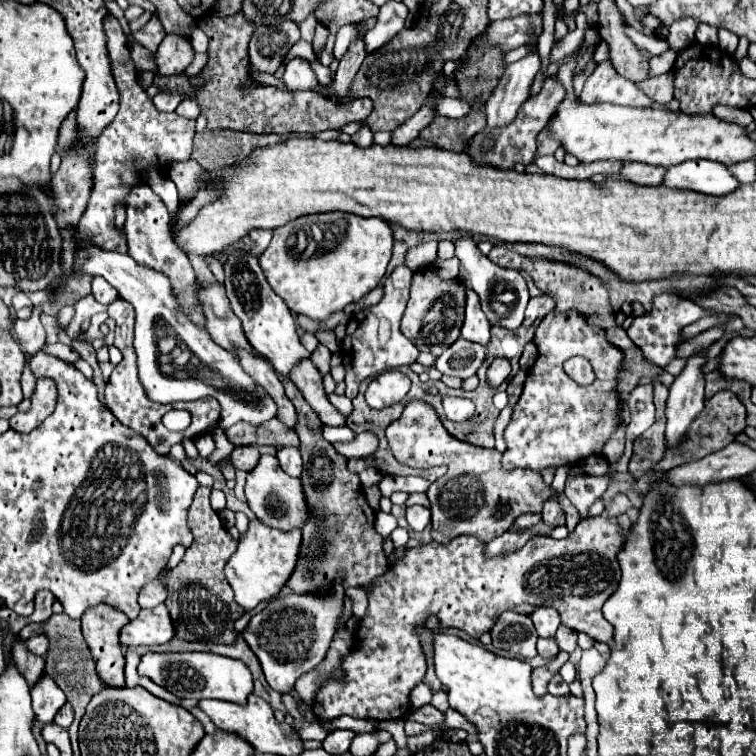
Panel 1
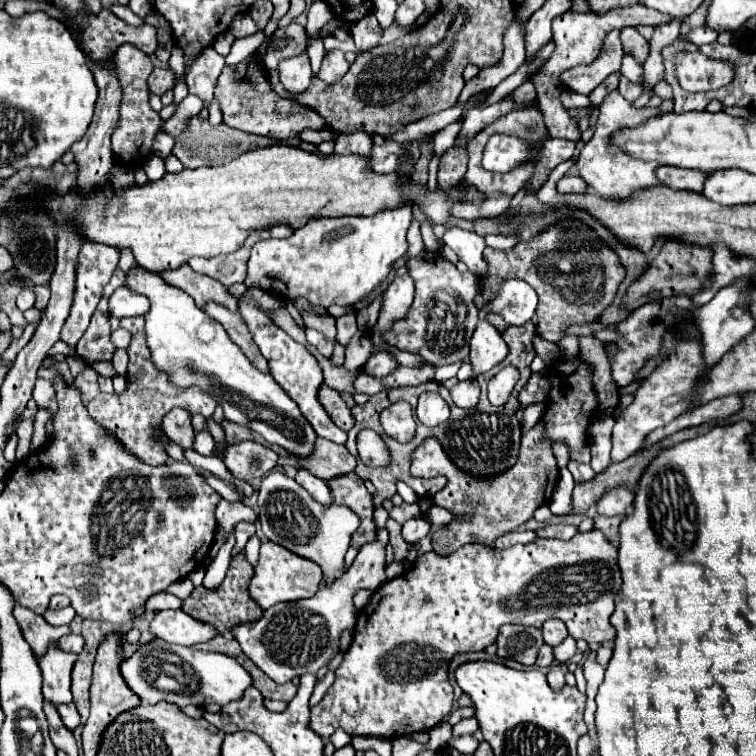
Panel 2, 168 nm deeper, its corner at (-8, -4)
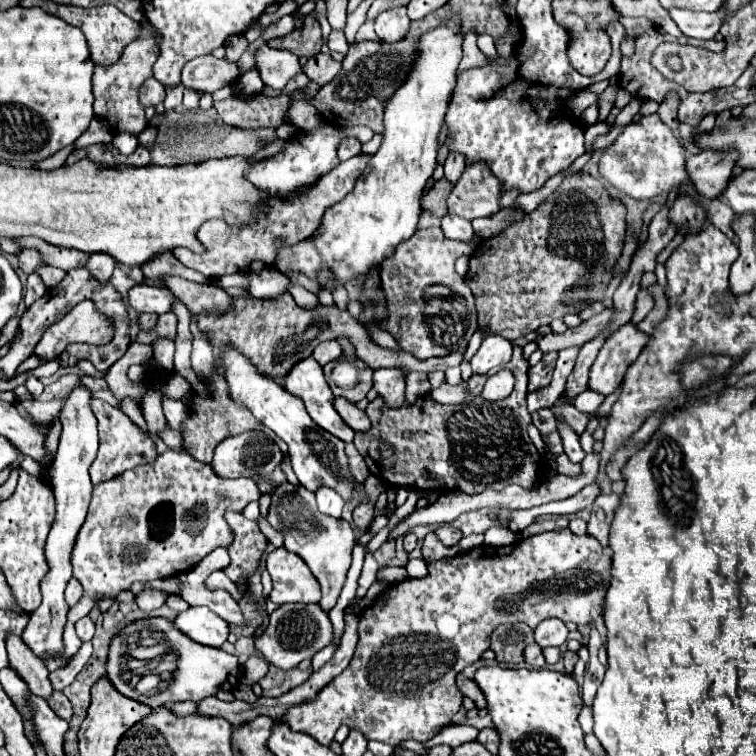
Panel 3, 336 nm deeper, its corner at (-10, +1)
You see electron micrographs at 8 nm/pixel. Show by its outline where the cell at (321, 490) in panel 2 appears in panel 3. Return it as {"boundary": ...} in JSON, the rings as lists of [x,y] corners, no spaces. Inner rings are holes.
{"boundary":[[[320,488],[316,492],[316,500],[318,500],[318,510],[320,512],[324,512],[328,516],[334,516],[334,518],[340,518],[342,516],[344,500],[332,488]]]}

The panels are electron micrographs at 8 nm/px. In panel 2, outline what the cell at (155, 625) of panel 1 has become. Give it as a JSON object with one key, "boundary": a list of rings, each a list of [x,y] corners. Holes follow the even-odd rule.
{"boundary":[[[182,609],[156,613],[150,629],[152,629],[154,637],[160,637],[168,643],[176,643],[176,645],[184,645],[184,647],[206,643],[218,635],[214,625],[194,619],[188,613],[184,613]]]}

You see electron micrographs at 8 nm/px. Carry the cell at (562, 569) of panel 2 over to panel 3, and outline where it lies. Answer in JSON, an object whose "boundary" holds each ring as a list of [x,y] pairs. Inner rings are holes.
{"boundary":[[[572,530],[542,532],[504,548],[476,546],[464,554],[446,556],[428,562],[426,578],[406,578],[390,584],[372,606],[364,608],[358,624],[358,644],[350,666],[338,674],[312,702],[290,708],[282,716],[296,732],[314,736],[328,746],[334,740],[338,726],[346,724],[352,730],[362,730],[368,740],[380,740],[398,746],[404,740],[430,740],[438,728],[452,722],[452,716],[462,706],[462,694],[456,686],[456,676],[476,662],[490,648],[490,634],[500,624],[524,622],[536,628],[546,618],[560,618],[578,626],[588,626],[598,616],[604,616],[604,596],[610,586],[612,556],[602,544],[586,534],[576,536]]]}

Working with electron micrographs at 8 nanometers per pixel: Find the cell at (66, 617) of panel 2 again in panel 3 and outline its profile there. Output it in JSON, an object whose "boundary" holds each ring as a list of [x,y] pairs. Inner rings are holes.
{"boundary":[[[76,388],[66,406],[60,410],[60,422],[62,422],[62,434],[60,434],[60,446],[58,454],[50,466],[50,480],[52,490],[56,496],[56,520],[52,524],[52,530],[48,534],[46,542],[46,558],[50,564],[50,572],[42,580],[42,604],[30,614],[30,622],[22,632],[24,644],[40,658],[48,660],[52,654],[64,654],[64,642],[62,632],[68,616],[68,604],[64,600],[64,588],[68,580],[72,578],[72,566],[70,566],[70,550],[74,546],[76,534],[80,526],[84,524],[90,494],[92,494],[92,482],[88,468],[94,462],[94,456],[98,452],[98,432],[96,432],[96,418],[90,410],[90,392],[86,388]]]}

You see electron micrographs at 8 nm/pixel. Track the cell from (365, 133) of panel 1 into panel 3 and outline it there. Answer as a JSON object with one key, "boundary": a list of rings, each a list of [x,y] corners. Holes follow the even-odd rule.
{"boundary":[[[342,138],[342,142],[338,144],[338,158],[348,160],[348,158],[360,154],[360,150],[362,150],[362,144],[358,138]]]}

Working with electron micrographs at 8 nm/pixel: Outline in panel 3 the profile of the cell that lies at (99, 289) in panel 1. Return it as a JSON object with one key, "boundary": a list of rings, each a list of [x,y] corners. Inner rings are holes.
{"boundary":[[[136,284],[128,290],[128,306],[132,306],[136,312],[164,314],[172,310],[172,302],[174,302],[174,294],[164,288]]]}

